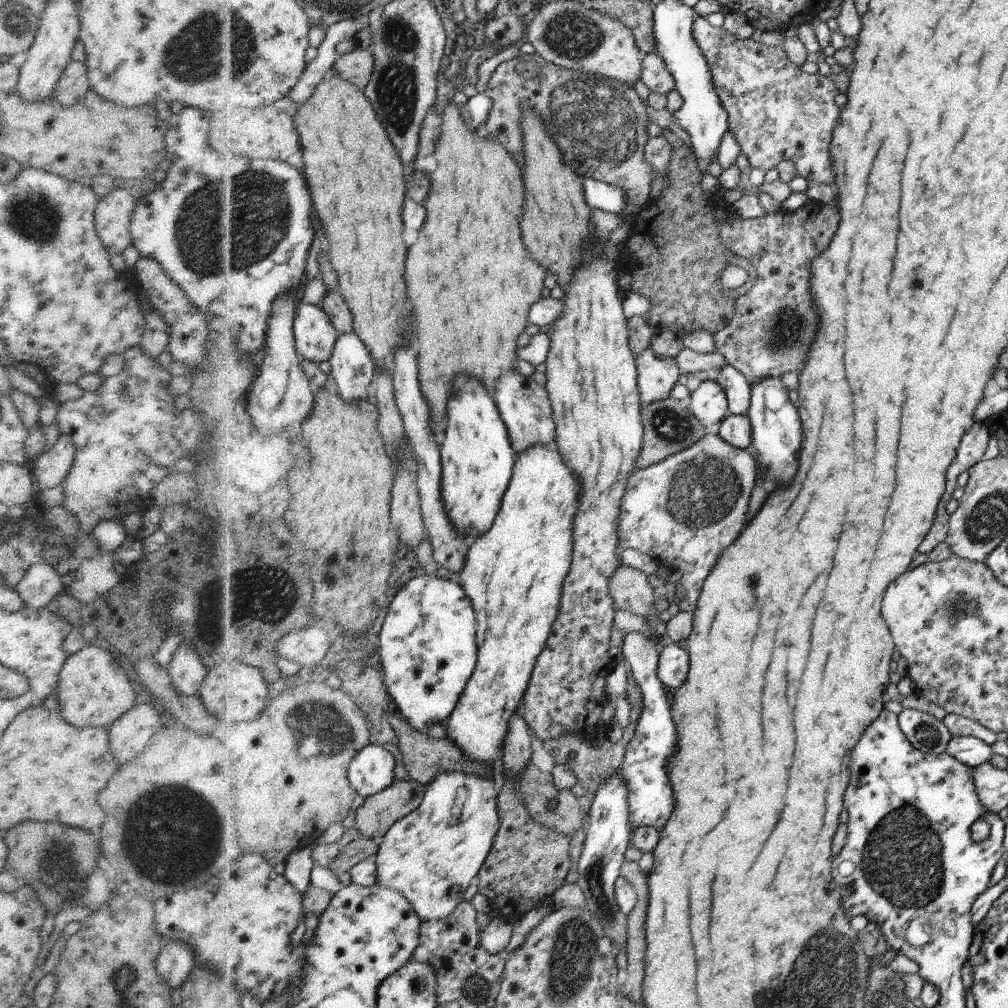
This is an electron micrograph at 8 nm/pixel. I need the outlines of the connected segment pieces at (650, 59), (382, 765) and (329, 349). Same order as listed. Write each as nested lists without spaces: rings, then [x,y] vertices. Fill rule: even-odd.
[[[648,53],[641,59],[641,80],[652,93],[667,95],[675,89],[675,80],[668,72],[663,58],[657,53]]]
[[[368,745],[353,760],[349,777],[360,795],[370,799],[396,782],[396,756],[381,746]]]
[[[300,302],[295,333],[304,360],[319,364],[333,358],[340,334],[329,313],[321,306]]]

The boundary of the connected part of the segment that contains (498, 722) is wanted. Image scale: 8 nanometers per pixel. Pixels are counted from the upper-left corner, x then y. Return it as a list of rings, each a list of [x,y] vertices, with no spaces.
[[[534,445],[527,448],[524,452],[517,453],[516,466],[513,467],[512,482],[505,492],[504,500],[501,504],[500,512],[496,516],[496,520],[490,532],[478,537],[470,542],[470,552],[467,558],[464,570],[457,574],[459,583],[467,590],[470,600],[474,600],[474,608],[478,608],[478,644],[477,644],[477,663],[478,672],[474,673],[474,680],[470,680],[469,687],[462,695],[459,707],[453,712],[448,722],[448,738],[452,739],[463,752],[466,753],[471,761],[474,762],[494,762],[498,756],[498,750],[502,748],[502,742],[506,738],[508,732],[509,720],[512,714],[516,712],[522,696],[525,696],[524,690],[528,686],[530,674],[533,674],[532,668],[537,664],[541,652],[548,643],[553,624],[560,614],[562,587],[564,586],[566,575],[569,574],[573,560],[573,520],[577,514],[578,499],[580,499],[581,485],[577,481],[577,477],[569,469],[569,465],[562,460],[561,453],[558,452],[554,445],[542,446]]]

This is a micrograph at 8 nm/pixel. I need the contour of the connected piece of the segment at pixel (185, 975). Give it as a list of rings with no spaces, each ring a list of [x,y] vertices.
[[[163,941],[155,969],[166,985],[172,990],[180,988],[193,978],[194,967],[193,950],[190,946],[178,941]]]

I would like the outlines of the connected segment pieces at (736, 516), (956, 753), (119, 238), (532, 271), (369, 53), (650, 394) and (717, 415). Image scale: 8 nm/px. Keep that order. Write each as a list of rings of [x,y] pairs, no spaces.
[[[708,433],[692,447],[677,452],[660,463],[638,469],[638,472],[630,476],[630,488],[623,497],[622,514],[619,516],[619,553],[634,548],[646,556],[651,556],[658,564],[682,572],[686,599],[678,601],[680,611],[696,610],[705,580],[717,563],[718,557],[721,557],[721,552],[725,551],[725,548],[731,546],[740,530],[744,528],[749,508],[748,498],[756,480],[754,459],[746,449],[738,450],[719,434]]]
[[[973,736],[952,738],[947,753],[972,768],[988,763],[993,755],[989,744]]]
[[[120,187],[99,199],[95,227],[109,254],[123,253],[132,245],[129,226],[136,201],[128,189]]]
[[[450,104],[443,114],[443,137],[436,153],[440,168],[432,174],[434,190],[426,202],[432,220],[426,222],[428,226],[422,230],[420,242],[412,248],[408,260],[410,298],[416,310],[422,342],[419,365],[422,366],[422,378],[430,378],[421,380],[423,395],[431,406],[433,426],[438,428],[448,424],[446,402],[452,396],[450,376],[464,372],[478,378],[492,391],[503,375],[516,371],[515,364],[520,360],[516,355],[518,340],[530,324],[531,309],[542,296],[542,282],[546,278],[546,268],[538,266],[522,244],[520,218],[525,188],[520,180],[520,166],[499,142],[487,136],[476,140],[462,116],[466,106],[455,105]]]
[[[372,46],[362,49],[358,48],[347,55],[336,65],[337,72],[357,84],[363,91],[373,79],[377,60]]]
[[[651,347],[638,355],[638,388],[642,402],[663,401],[670,396],[679,377],[675,359],[657,357]]]
[[[712,379],[701,383],[686,402],[691,413],[701,420],[705,428],[722,422],[730,414],[723,386]]]

